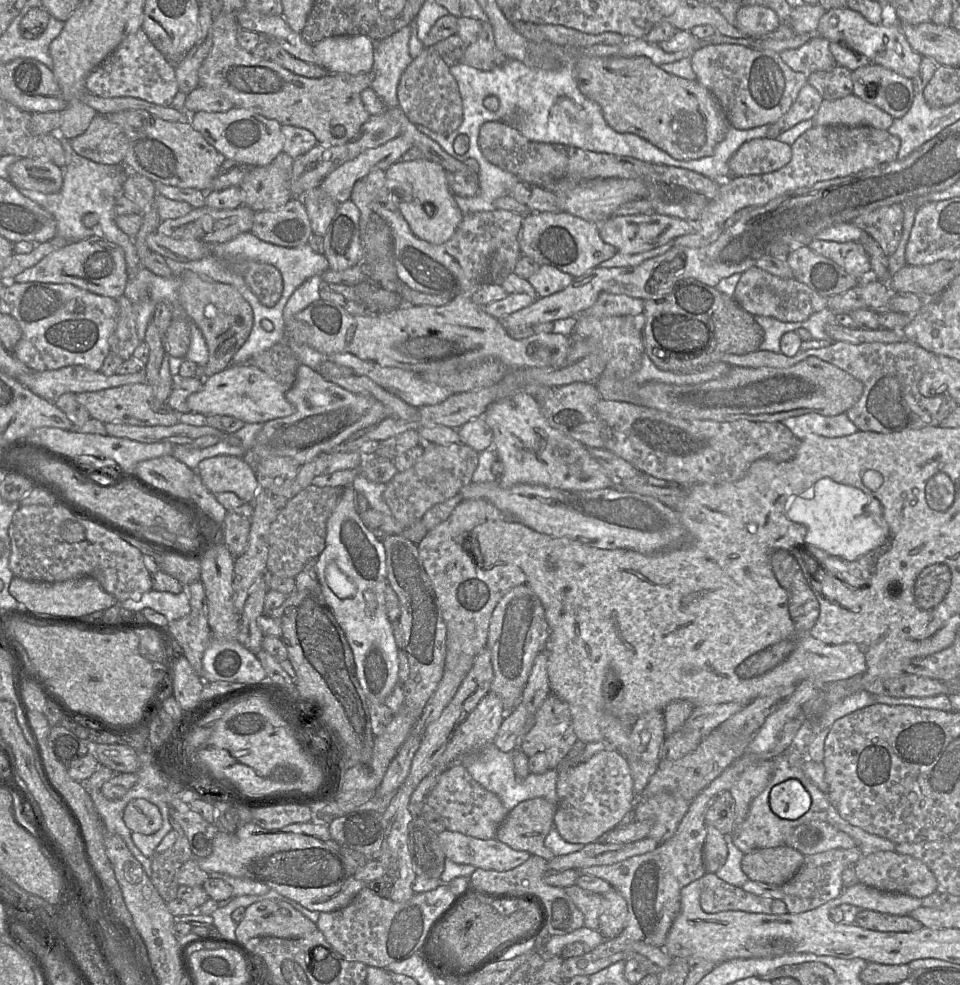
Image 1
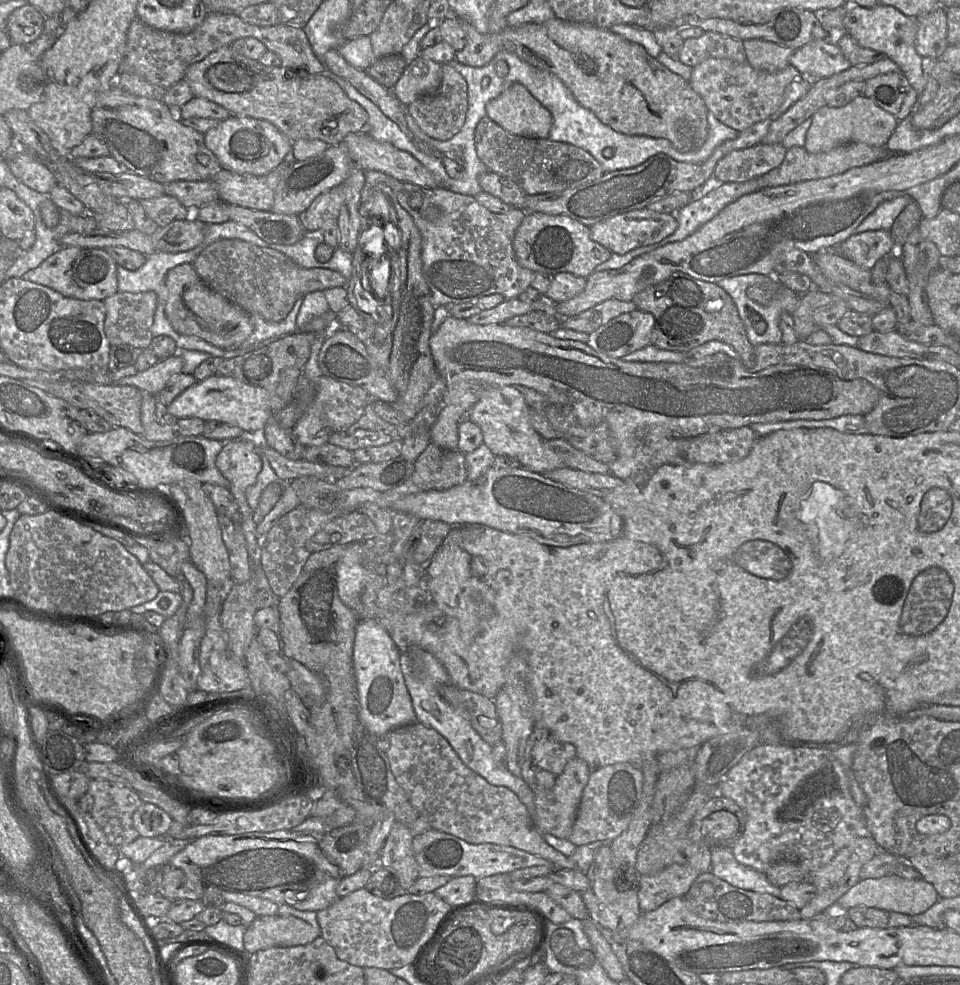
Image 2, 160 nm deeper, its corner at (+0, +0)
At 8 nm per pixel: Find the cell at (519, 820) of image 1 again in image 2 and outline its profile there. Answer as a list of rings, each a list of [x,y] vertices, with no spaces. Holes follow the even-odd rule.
[[[576,756],[571,758],[563,772],[556,776],[553,788],[548,791],[534,790],[535,810],[531,816],[534,827],[541,834],[551,834],[561,839],[569,839],[577,816],[582,793],[589,781],[590,770],[588,765]]]

